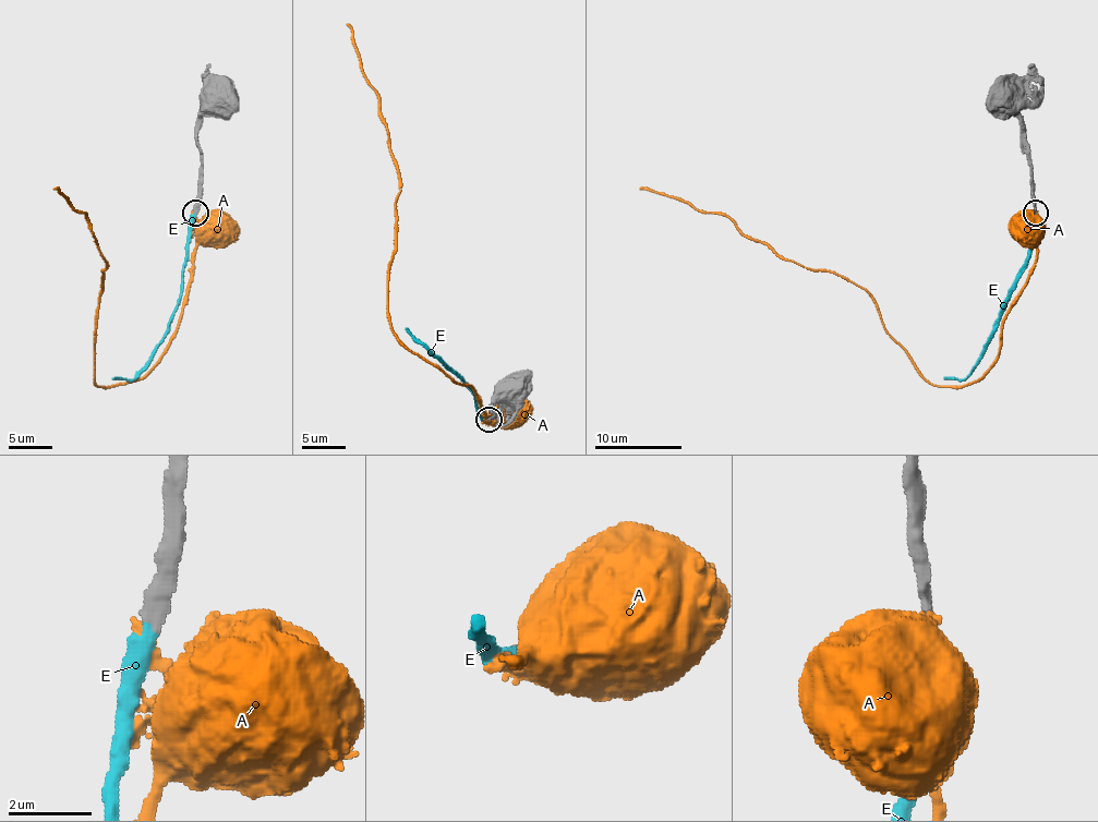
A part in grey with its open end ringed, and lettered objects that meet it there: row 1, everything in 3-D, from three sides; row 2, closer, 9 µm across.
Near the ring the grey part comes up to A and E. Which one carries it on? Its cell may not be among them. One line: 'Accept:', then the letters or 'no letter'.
Accept: E

